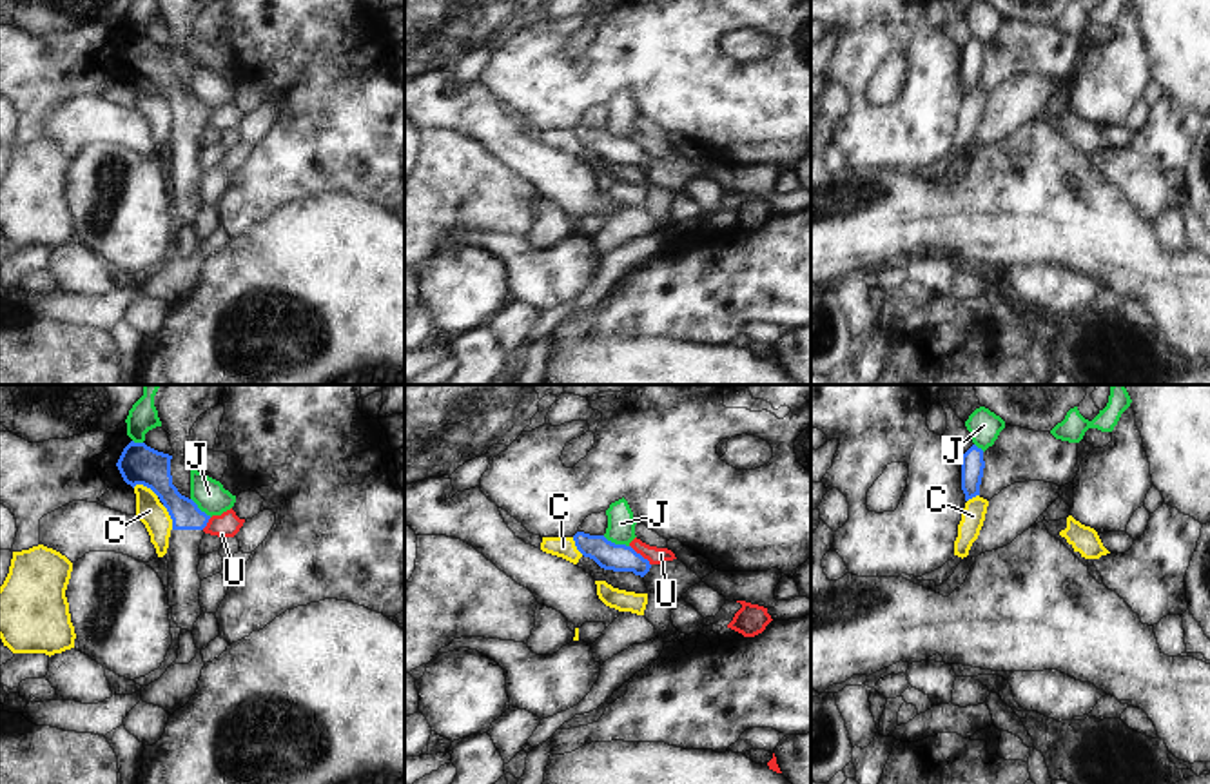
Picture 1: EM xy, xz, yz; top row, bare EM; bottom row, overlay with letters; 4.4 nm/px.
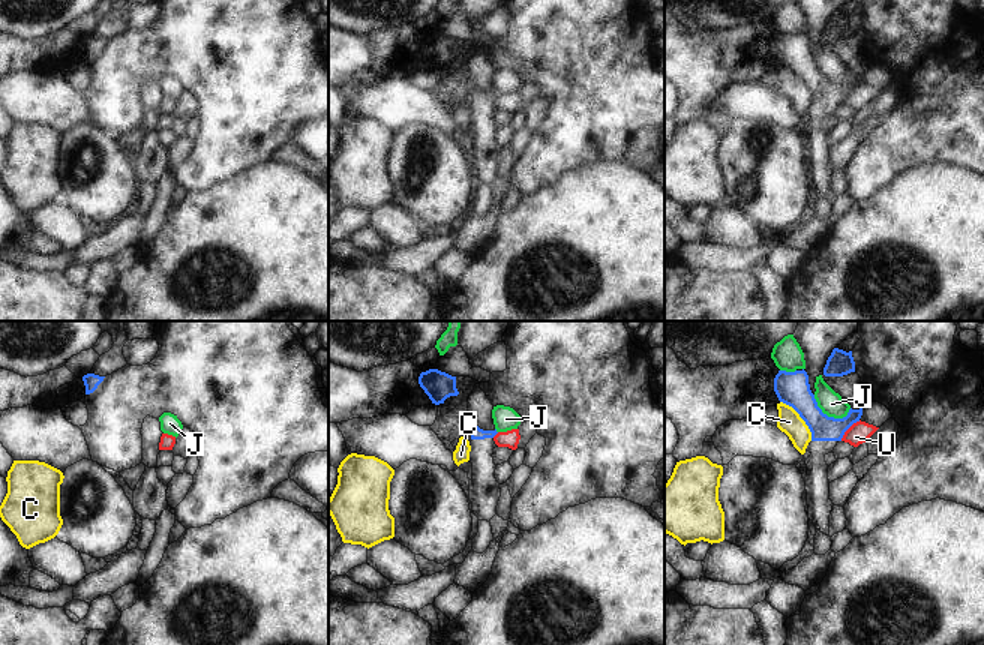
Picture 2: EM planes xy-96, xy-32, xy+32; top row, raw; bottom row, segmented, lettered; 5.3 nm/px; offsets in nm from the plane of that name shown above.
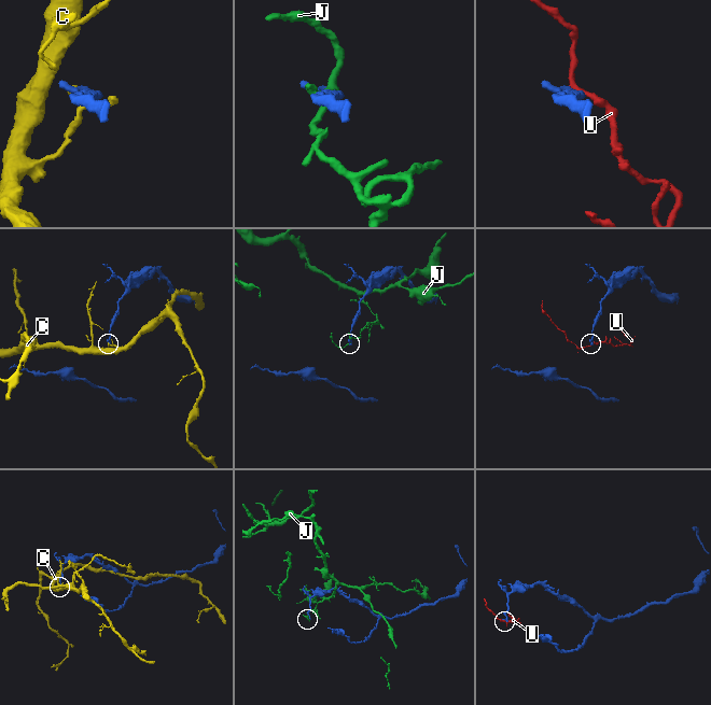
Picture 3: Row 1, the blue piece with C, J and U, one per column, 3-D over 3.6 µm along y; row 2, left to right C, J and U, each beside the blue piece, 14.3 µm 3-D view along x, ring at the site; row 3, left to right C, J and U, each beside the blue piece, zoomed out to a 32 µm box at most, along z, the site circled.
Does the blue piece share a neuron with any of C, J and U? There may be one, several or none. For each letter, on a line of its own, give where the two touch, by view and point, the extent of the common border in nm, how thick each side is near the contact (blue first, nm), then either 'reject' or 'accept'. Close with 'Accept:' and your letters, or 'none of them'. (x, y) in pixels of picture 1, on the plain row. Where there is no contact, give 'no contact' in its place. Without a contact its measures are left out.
C: xy (146, 78) | 130 nm | 180/120 nm | reject
J: xz (614, 137) | 130 nm | 130/130 nm | reject
U: xz (639, 147) | 130 nm | 130/80 nm | reject
Accept: none of them

